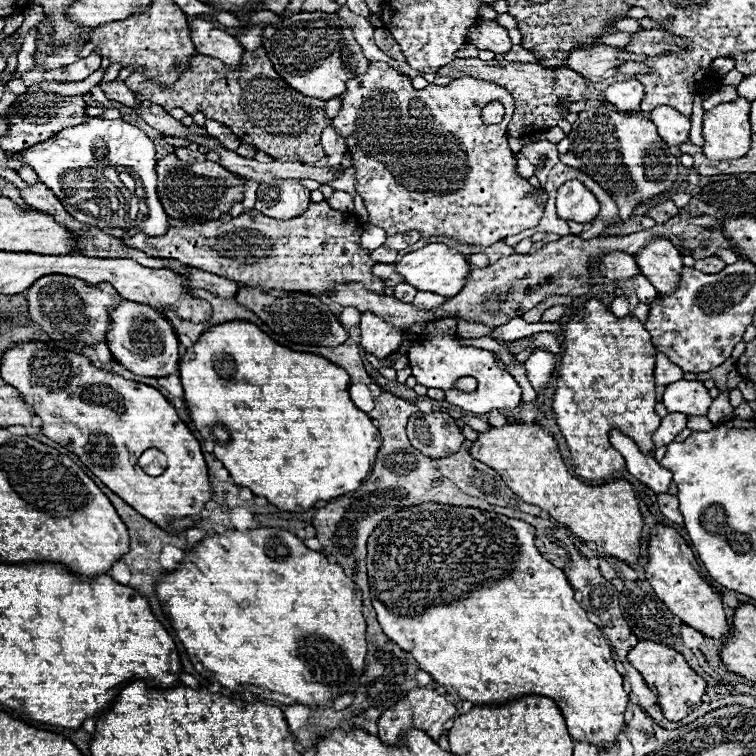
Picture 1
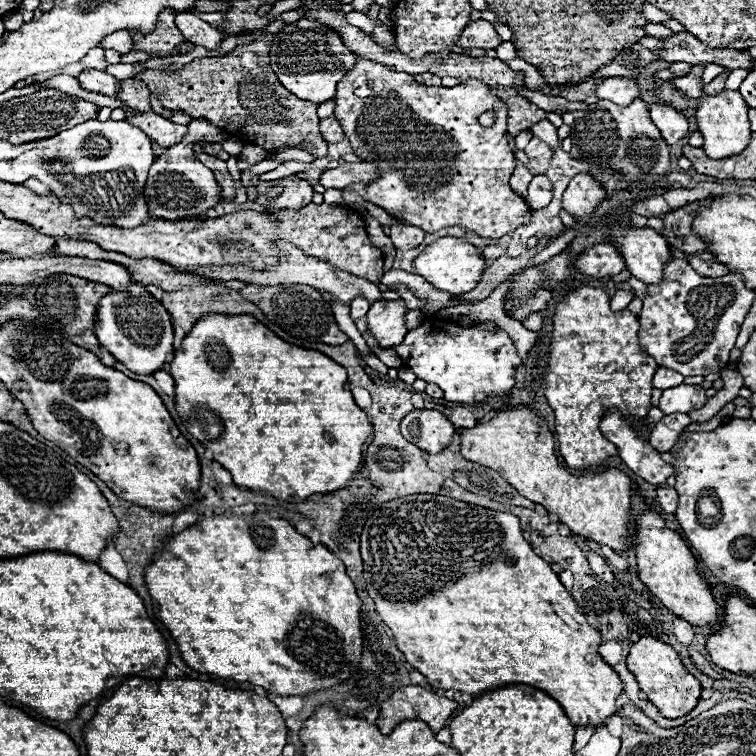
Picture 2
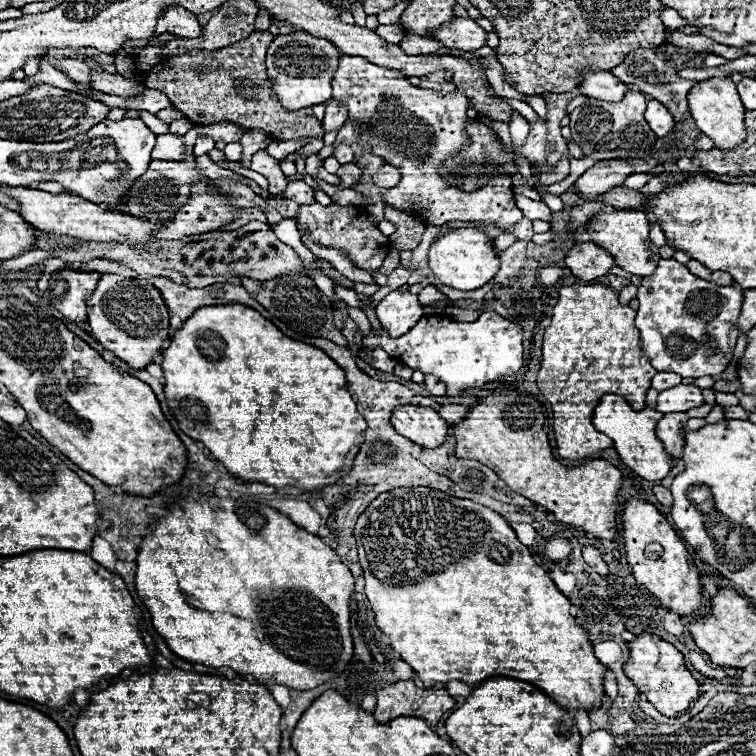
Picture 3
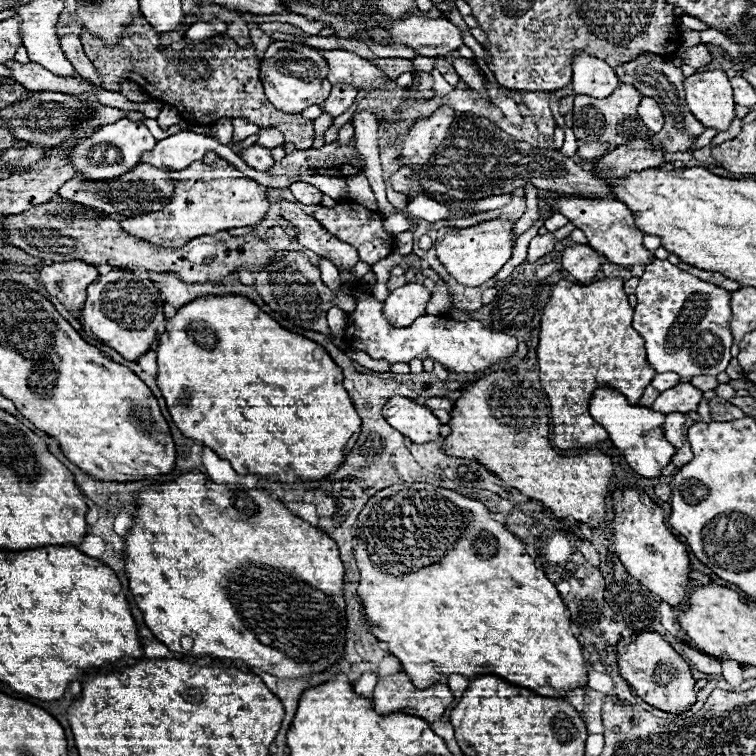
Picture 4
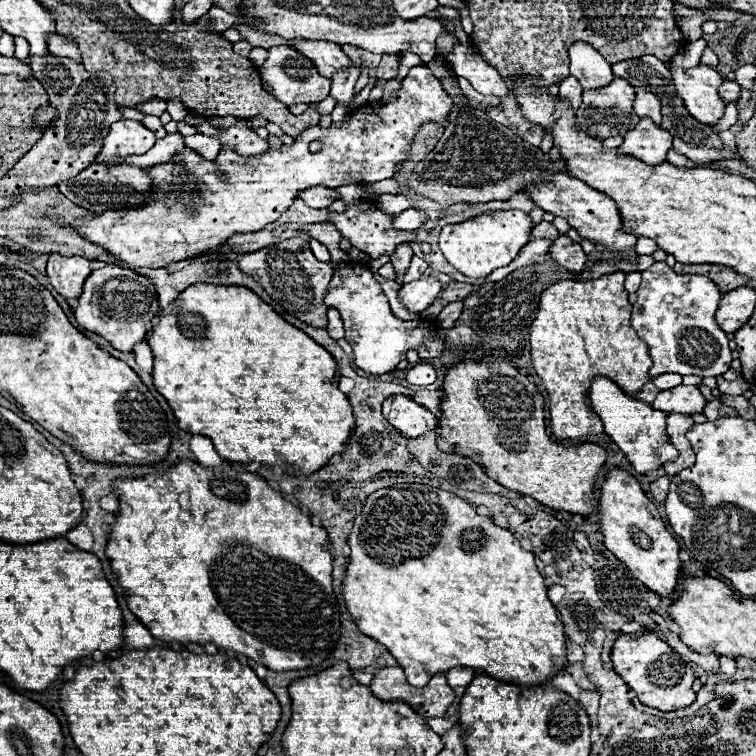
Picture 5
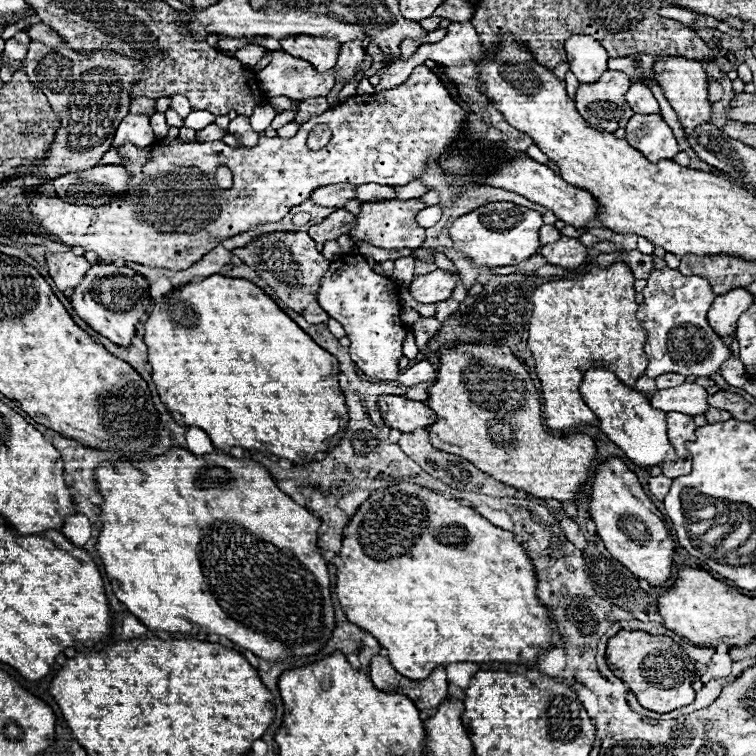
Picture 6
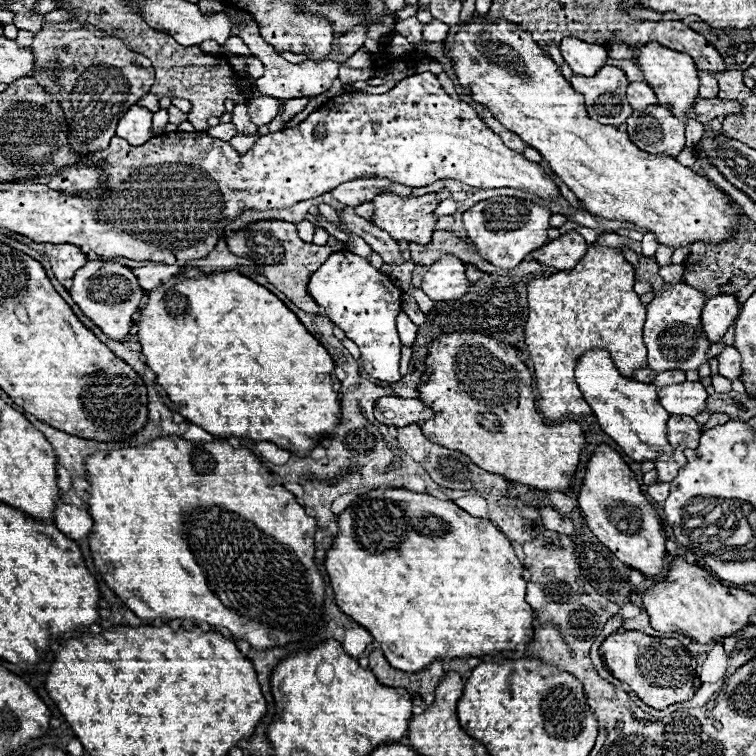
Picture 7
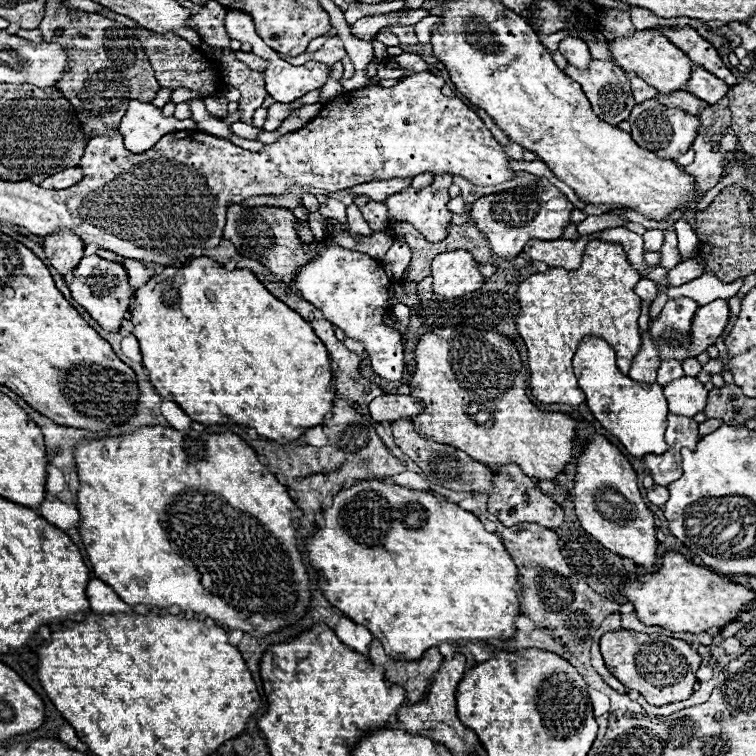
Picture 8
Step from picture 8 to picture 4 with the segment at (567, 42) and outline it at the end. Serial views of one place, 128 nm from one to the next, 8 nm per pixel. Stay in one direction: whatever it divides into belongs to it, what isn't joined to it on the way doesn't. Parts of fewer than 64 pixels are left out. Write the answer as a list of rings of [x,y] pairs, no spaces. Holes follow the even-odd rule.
[[[576,52],[572,60],[572,86],[576,94],[586,94],[594,98],[608,98],[612,90],[620,84],[614,70],[600,58],[586,52]]]

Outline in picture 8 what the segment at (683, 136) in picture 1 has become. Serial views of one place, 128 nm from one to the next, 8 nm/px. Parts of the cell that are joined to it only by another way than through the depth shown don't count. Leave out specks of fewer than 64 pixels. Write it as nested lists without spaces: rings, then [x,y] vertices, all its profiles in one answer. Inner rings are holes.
[[[632,76],[632,78],[630,78],[630,82],[632,82],[632,94],[634,94],[634,98],[636,98],[636,102],[638,102],[638,104],[640,104],[640,102],[644,102],[644,100],[656,98],[658,90],[656,90],[656,88],[652,88],[650,84],[646,84],[642,78]]]

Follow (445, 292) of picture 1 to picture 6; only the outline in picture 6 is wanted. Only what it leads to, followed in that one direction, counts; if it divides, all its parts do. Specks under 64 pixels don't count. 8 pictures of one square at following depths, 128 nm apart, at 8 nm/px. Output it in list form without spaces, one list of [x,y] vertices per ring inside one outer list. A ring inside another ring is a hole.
[[[488,202],[460,218],[450,226],[454,246],[464,256],[472,258],[476,266],[516,266],[538,252],[538,230],[542,214],[512,202]]]

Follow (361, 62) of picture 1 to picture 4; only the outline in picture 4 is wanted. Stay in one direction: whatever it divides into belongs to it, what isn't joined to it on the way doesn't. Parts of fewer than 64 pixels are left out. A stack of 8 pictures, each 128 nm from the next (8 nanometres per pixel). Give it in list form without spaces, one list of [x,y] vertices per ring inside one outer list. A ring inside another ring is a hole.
[[[272,42],[262,58],[260,66],[260,80],[266,90],[266,98],[278,108],[288,114],[298,114],[312,104],[322,104],[328,98],[332,84],[326,80],[328,64],[320,58],[316,48],[294,44],[294,42]]]

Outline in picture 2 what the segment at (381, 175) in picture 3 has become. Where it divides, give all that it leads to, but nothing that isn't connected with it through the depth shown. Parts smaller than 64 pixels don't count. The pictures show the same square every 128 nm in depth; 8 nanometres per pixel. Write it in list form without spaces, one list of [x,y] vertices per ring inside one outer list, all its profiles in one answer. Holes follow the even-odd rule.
[[[344,162],[338,168],[326,170],[320,176],[320,184],[324,188],[342,190],[342,188],[350,186],[352,182],[368,184],[368,182],[376,180],[378,176],[380,176],[380,170],[374,164],[368,164],[368,162]]]

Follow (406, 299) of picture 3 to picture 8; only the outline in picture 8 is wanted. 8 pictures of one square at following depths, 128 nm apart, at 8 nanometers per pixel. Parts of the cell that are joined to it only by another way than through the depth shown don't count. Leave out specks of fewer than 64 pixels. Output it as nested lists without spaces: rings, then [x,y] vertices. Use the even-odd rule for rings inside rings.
[[[452,250],[438,254],[432,262],[432,278],[434,278],[434,292],[446,298],[458,298],[460,294],[470,294],[472,290],[478,290],[484,284],[484,276],[478,270],[478,262],[472,258],[468,250]]]

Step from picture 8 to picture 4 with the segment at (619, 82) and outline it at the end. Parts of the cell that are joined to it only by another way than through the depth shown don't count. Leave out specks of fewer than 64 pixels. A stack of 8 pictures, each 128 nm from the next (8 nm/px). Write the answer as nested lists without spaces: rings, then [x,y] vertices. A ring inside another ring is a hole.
[[[620,82],[620,86],[608,98],[592,98],[592,96],[576,96],[574,98],[574,134],[582,142],[610,142],[614,146],[622,146],[640,134],[648,134],[648,128],[642,124],[636,114],[636,106],[640,104],[640,92],[634,86]]]

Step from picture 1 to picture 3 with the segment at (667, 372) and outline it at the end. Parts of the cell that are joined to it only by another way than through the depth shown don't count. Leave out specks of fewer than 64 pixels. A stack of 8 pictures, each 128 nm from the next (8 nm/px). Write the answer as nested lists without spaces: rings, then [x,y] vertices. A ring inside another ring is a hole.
[[[656,374],[656,376],[652,378],[652,388],[658,390],[658,392],[662,392],[662,390],[668,390],[668,388],[672,388],[672,386],[678,386],[680,380],[682,380],[682,378],[680,378],[678,374]]]

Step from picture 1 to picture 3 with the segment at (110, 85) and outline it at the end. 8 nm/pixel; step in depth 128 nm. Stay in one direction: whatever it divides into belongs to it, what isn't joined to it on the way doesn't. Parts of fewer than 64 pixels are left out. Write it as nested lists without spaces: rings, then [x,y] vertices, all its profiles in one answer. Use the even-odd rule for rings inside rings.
[[[48,58],[52,60],[52,66],[60,72],[64,72],[68,78],[72,78],[74,82],[82,82],[82,84],[90,84],[90,68],[76,58]]]

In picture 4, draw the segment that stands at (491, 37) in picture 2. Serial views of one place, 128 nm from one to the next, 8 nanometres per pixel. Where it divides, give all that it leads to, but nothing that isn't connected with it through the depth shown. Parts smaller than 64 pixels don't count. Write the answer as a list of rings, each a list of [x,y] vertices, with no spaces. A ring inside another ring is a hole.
[[[410,16],[406,20],[394,20],[384,28],[388,32],[382,46],[404,44],[418,52],[418,56],[434,58],[438,54],[446,56],[462,44],[460,30],[448,18],[424,18]]]

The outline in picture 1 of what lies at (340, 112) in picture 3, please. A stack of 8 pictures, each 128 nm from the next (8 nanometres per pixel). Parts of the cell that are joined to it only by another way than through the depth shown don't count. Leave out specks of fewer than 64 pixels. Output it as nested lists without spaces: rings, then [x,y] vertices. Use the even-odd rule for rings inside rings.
[[[332,126],[322,130],[322,148],[328,156],[328,166],[340,166],[346,154],[346,142],[336,130],[332,130]]]

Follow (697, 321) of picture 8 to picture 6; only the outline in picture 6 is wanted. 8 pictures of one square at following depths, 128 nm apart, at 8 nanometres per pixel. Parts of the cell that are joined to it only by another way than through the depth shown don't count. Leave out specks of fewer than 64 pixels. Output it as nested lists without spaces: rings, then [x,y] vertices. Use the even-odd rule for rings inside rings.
[[[730,290],[726,294],[720,294],[714,298],[710,310],[708,310],[708,324],[720,338],[734,334],[736,322],[740,314],[752,304],[752,294],[746,290]]]

